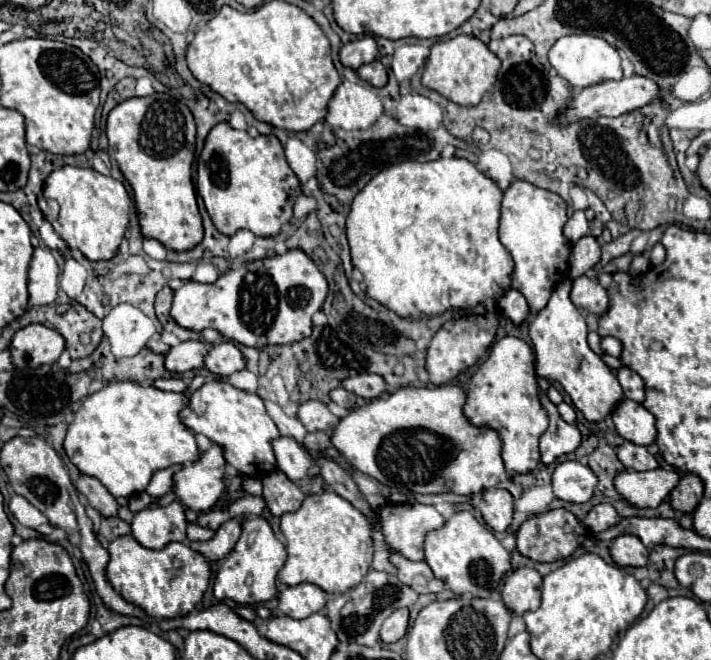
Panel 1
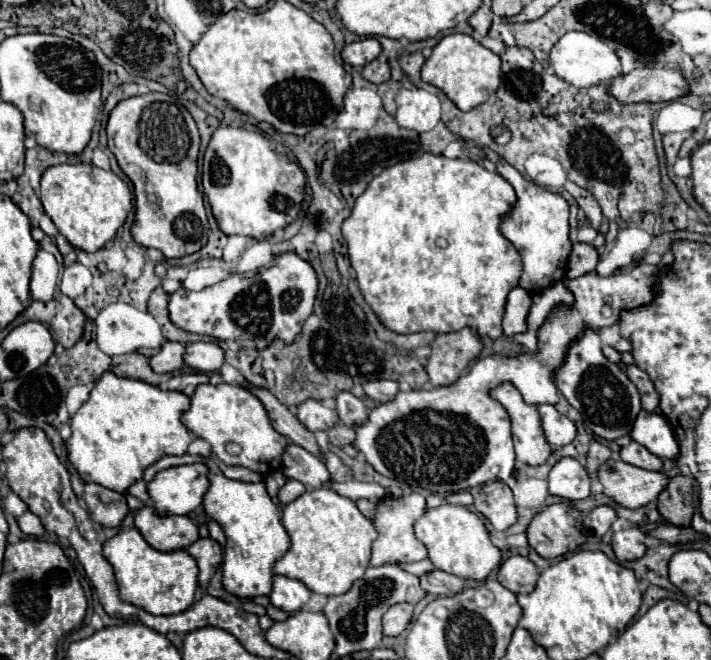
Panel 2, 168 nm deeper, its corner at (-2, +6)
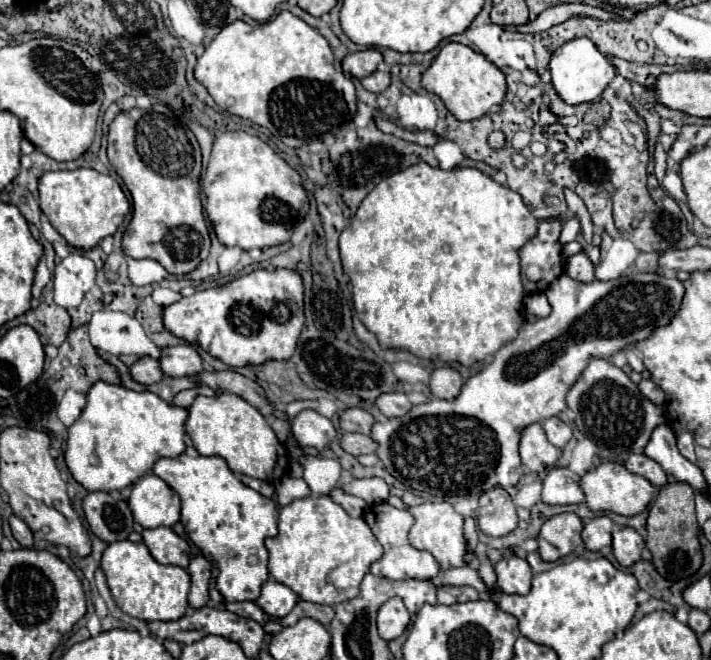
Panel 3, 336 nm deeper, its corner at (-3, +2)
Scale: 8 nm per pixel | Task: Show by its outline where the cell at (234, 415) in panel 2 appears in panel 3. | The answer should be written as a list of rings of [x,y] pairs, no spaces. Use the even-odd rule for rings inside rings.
[[[224,392],[212,398],[196,396],[192,406],[188,408],[186,432],[190,434],[198,454],[222,456],[234,474],[246,474],[258,480],[276,482],[288,470],[290,456],[286,446],[278,442],[266,418],[236,394]]]

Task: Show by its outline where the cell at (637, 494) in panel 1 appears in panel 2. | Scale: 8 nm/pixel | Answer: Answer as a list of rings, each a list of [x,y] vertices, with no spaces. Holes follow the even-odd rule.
[[[607,460],[607,464],[599,468],[599,482],[605,486],[605,494],[617,504],[641,508],[657,500],[669,478],[663,472],[637,468],[623,460]]]

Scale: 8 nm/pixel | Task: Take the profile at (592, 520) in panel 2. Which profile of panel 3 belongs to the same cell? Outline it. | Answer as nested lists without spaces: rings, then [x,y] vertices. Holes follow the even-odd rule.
[[[606,516],[590,520],[582,530],[582,540],[588,550],[602,550],[612,544],[612,526],[614,522]]]

